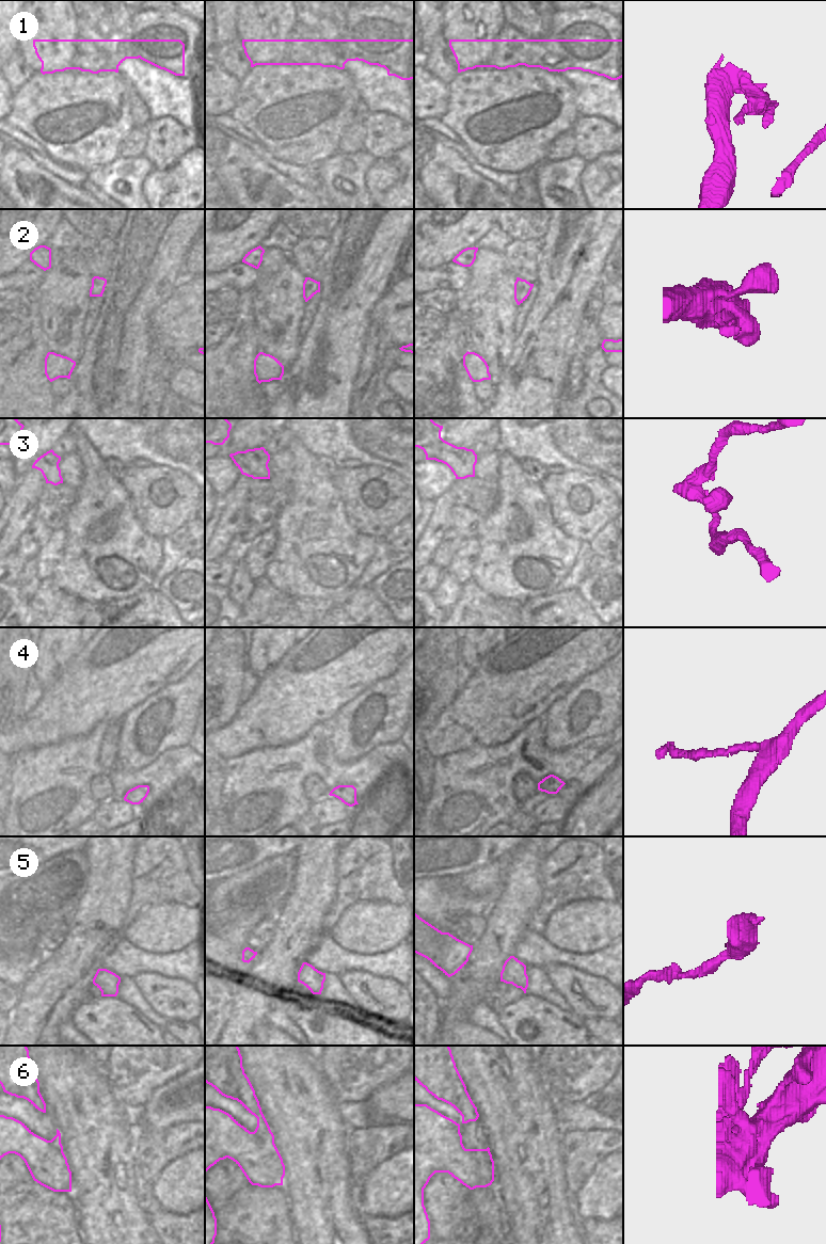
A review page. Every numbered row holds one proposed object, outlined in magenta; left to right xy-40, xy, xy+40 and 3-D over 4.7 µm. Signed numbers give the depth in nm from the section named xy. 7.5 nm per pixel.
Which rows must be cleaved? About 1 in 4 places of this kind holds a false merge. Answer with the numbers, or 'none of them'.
1

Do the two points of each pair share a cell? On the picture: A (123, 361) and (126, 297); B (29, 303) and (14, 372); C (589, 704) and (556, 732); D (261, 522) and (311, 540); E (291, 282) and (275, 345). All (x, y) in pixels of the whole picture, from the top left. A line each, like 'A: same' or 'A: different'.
A: same
B: same
C: same
D: different
E: same

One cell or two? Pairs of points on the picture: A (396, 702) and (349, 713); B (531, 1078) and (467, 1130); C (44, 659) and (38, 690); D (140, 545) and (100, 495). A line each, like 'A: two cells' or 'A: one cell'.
A: one cell
B: two cells
C: two cells
D: one cell

